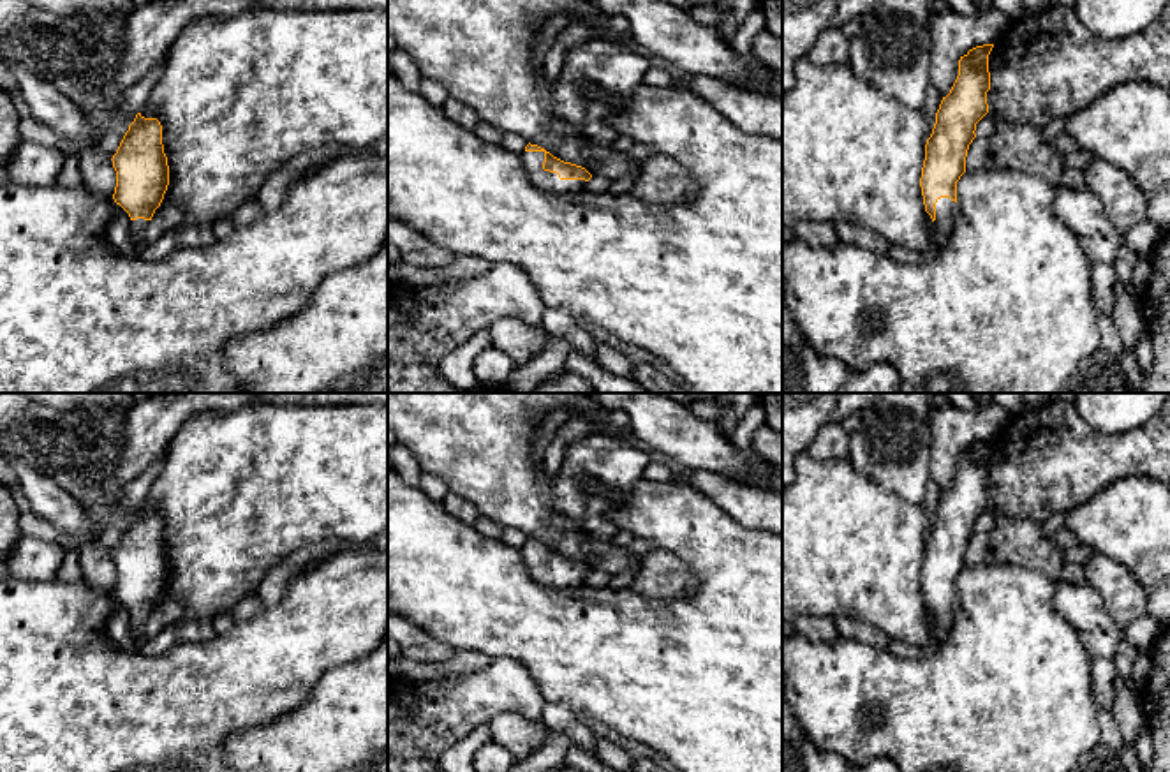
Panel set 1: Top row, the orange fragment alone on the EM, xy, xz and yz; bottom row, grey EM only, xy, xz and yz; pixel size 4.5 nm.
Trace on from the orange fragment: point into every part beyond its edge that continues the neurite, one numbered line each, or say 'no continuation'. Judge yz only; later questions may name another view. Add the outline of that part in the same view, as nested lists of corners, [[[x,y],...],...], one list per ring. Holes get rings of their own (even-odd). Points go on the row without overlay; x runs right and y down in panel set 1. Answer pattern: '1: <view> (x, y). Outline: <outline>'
1: yz (947, 605). Outline: [[[950,592],[937,594],[934,626],[939,642],[943,642],[948,636],[957,610],[959,610],[959,598],[952,596]]]

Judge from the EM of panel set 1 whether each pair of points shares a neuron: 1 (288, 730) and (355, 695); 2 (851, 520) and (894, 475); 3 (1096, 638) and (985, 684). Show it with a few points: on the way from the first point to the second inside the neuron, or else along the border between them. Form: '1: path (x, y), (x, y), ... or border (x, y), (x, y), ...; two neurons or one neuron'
1: path (303, 730), (319, 730), (339, 711); one neuron
2: border (851, 460), (888, 490), (920, 504); two neurons
3: border (1058, 612), (1077, 631), (1082, 645), (1093, 658); two neurons

